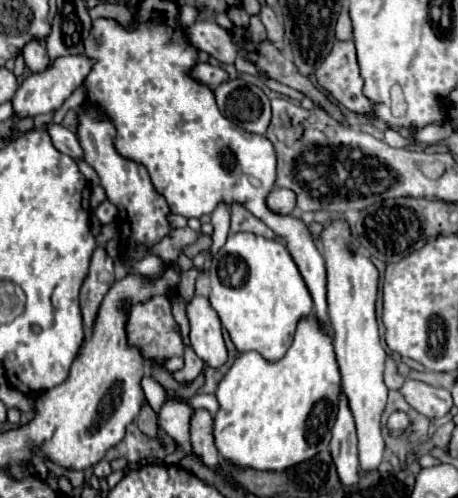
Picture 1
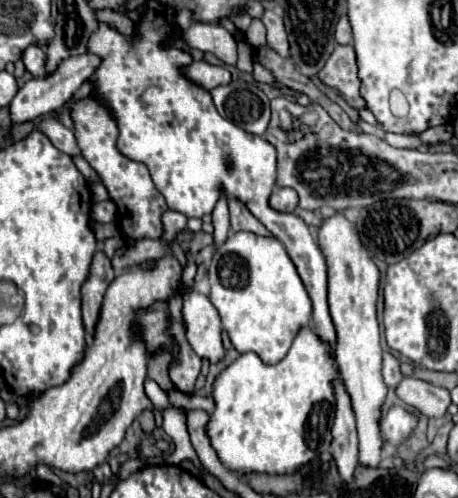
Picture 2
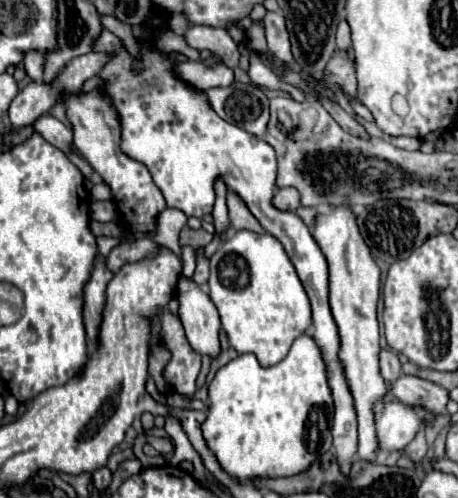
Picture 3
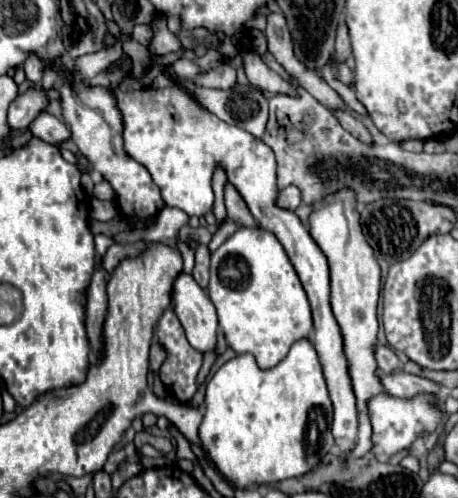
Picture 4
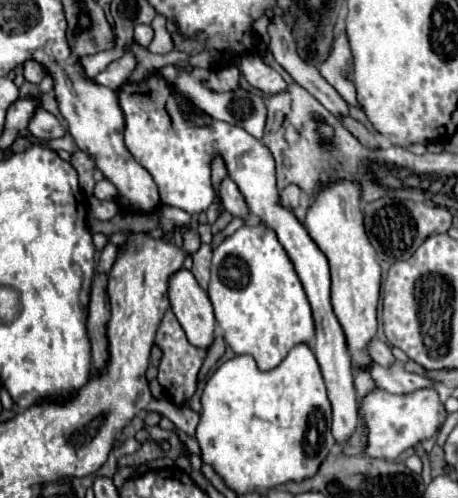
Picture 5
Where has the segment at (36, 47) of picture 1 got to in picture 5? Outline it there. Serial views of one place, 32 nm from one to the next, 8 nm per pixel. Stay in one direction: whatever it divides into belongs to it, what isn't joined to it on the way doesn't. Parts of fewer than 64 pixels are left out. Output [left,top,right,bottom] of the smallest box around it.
[24,60,44,84]

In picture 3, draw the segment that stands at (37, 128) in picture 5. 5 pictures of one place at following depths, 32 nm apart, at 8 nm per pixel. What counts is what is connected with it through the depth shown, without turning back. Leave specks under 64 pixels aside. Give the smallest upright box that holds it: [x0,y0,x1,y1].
[32,114,72,152]

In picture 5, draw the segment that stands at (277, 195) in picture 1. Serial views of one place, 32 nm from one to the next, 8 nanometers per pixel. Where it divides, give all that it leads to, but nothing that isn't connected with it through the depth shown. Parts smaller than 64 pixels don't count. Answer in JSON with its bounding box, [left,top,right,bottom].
[280,184,300,210]

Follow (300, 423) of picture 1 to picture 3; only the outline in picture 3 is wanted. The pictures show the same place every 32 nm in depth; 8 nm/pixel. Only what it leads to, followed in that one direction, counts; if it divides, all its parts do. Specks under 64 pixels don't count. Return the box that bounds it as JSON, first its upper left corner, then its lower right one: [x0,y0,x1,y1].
[202,334,332,482]

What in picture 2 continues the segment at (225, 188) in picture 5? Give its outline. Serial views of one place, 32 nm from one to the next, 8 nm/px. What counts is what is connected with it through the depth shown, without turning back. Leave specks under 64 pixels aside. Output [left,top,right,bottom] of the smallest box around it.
[228,198,270,236]

